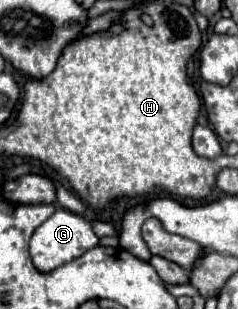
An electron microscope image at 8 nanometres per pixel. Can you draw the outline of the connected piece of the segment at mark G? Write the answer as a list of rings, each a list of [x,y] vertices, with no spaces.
[[[59,207],[45,223],[41,223],[35,229],[35,233],[33,233],[31,241],[29,241],[29,255],[31,255],[31,261],[33,261],[37,271],[49,273],[49,271],[61,267],[61,265],[81,257],[83,253],[87,253],[95,245],[99,245],[99,237],[93,233],[91,223],[85,221],[81,215]]]

